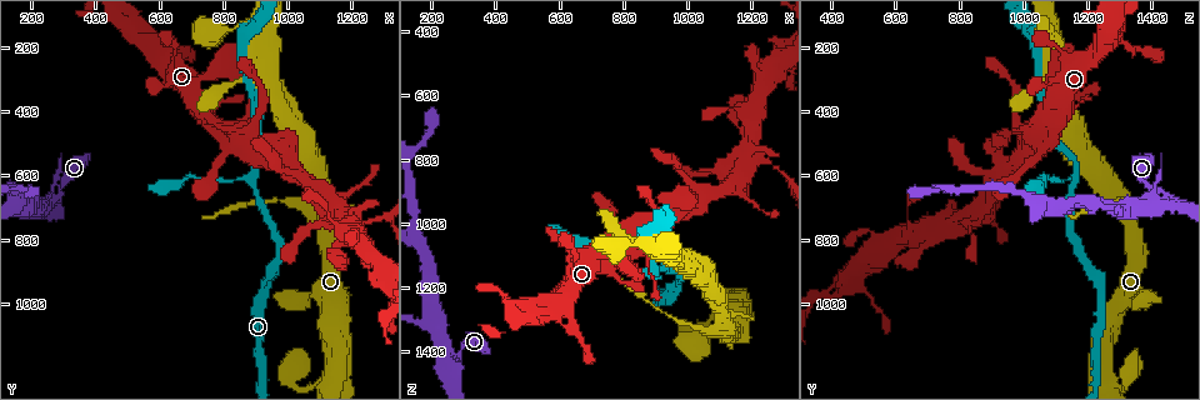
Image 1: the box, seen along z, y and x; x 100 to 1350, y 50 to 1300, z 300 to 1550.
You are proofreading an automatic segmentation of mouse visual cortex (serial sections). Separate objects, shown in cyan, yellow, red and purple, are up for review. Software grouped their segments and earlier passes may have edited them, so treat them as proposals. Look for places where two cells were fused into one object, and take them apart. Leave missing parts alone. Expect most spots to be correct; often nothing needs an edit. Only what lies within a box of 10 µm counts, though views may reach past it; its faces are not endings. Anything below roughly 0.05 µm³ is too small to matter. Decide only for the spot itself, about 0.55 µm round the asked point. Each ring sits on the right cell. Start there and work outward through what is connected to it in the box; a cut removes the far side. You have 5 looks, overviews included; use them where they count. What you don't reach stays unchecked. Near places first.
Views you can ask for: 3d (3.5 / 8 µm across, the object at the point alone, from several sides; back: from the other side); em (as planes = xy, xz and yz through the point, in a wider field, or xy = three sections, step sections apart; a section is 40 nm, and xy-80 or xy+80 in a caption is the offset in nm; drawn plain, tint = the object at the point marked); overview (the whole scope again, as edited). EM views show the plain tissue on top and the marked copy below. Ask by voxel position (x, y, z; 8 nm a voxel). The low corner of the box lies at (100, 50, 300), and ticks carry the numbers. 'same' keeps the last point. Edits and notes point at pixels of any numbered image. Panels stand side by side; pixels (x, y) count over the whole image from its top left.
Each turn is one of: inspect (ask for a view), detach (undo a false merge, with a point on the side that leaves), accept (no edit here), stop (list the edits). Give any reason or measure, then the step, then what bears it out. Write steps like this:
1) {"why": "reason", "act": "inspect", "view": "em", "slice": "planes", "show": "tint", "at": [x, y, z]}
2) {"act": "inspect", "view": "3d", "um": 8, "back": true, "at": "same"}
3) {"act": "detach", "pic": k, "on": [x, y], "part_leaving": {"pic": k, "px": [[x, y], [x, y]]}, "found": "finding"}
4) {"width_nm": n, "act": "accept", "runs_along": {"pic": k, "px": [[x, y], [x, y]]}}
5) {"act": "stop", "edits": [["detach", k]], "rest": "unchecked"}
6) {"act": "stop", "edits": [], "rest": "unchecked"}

{"why": "abrupt turn", "act": "inspect", "view": "3d", "um": 3.5, "at": [890, 620, 1160]}

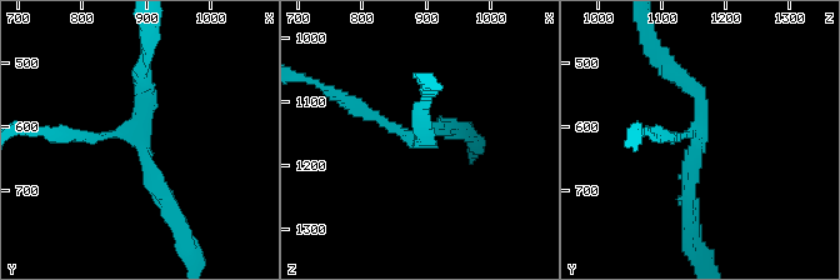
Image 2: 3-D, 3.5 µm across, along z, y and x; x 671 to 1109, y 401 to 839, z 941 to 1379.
{"arms": 3, "arm_widths_nm": [150, 200, 200], "act": "inspect", "view": "em", "slice": "xy", "step": 5, "show": "tint", "at": [885, 625, 1165]}

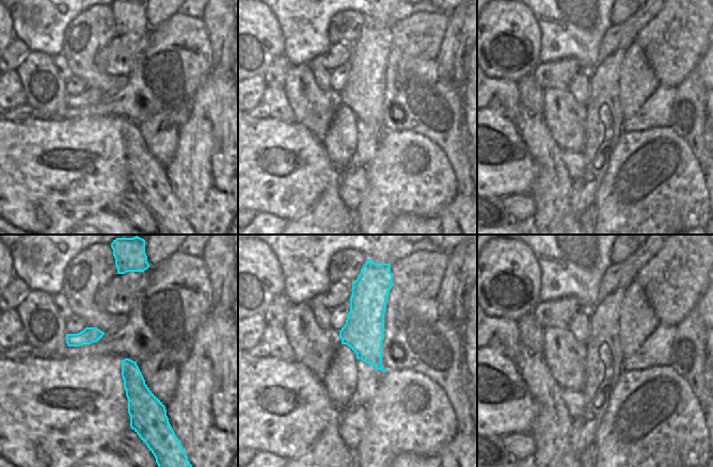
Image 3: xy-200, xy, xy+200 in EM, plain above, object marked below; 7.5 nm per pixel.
{"why": "another direction", "act": "inspect", "view": "em", "slice": "xy", "step": 1, "show": "tint", "at": "same"}

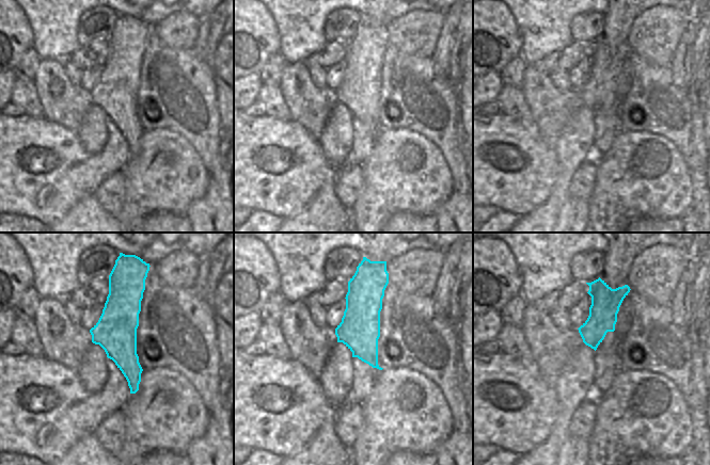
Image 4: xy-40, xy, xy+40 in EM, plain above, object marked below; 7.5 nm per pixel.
{"act": "accept", "runs_along": {"pic": 2, "px": [[174, 214], [139, 141], [143, 65]]}, "found": "one cell here"}

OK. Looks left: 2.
{"why": "three-way junction", "act": "inspect", "view": "3d", "um": 8, "at": [1090, 700, 1320]}

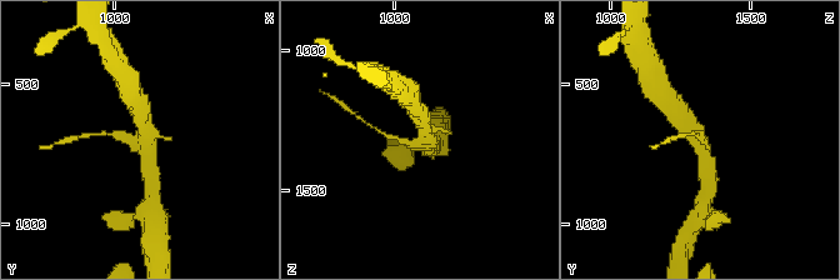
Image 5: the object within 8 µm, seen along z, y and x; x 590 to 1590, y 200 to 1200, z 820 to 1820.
{"act": "inspect", "view": "em", "slice": "xy", "step": 1, "show": "tint", "at": "same"}

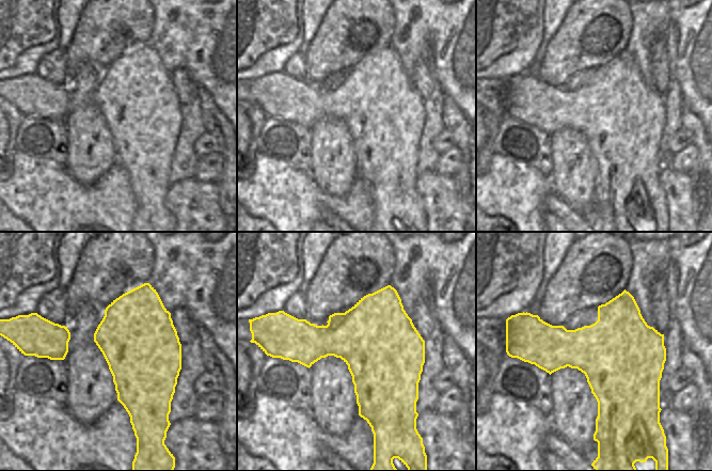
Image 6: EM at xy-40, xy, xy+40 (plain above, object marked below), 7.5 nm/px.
{"act": "accept", "runs_along": {"pic": 5, "px": [[709, 179], [700, 143], [680, 113]]}, "found": "one cell here"}

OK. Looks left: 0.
{"act": "stop", "edits": [], "rest": "unchecked"}

